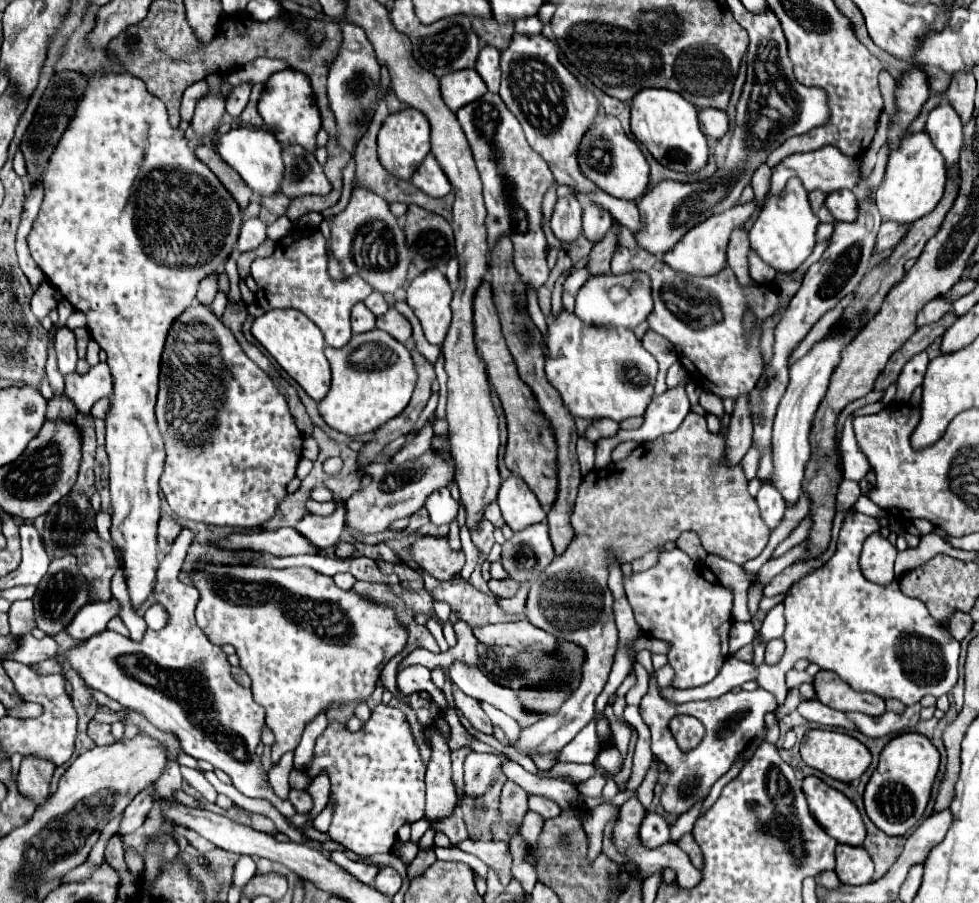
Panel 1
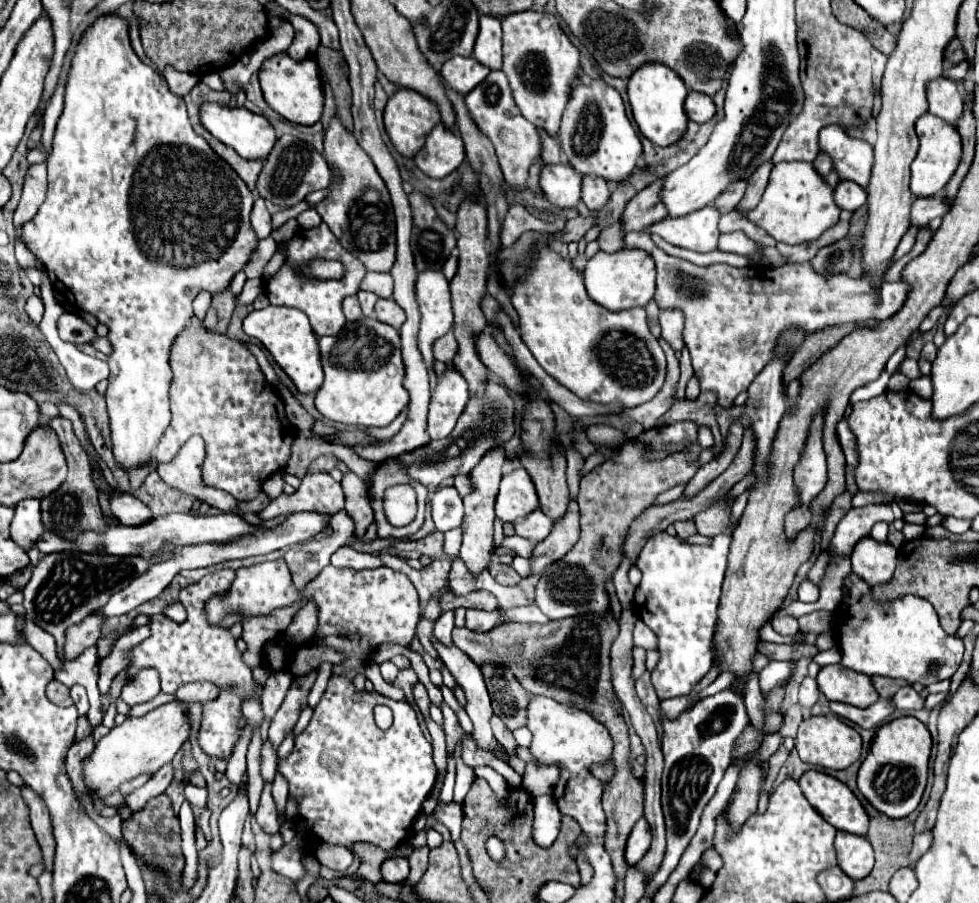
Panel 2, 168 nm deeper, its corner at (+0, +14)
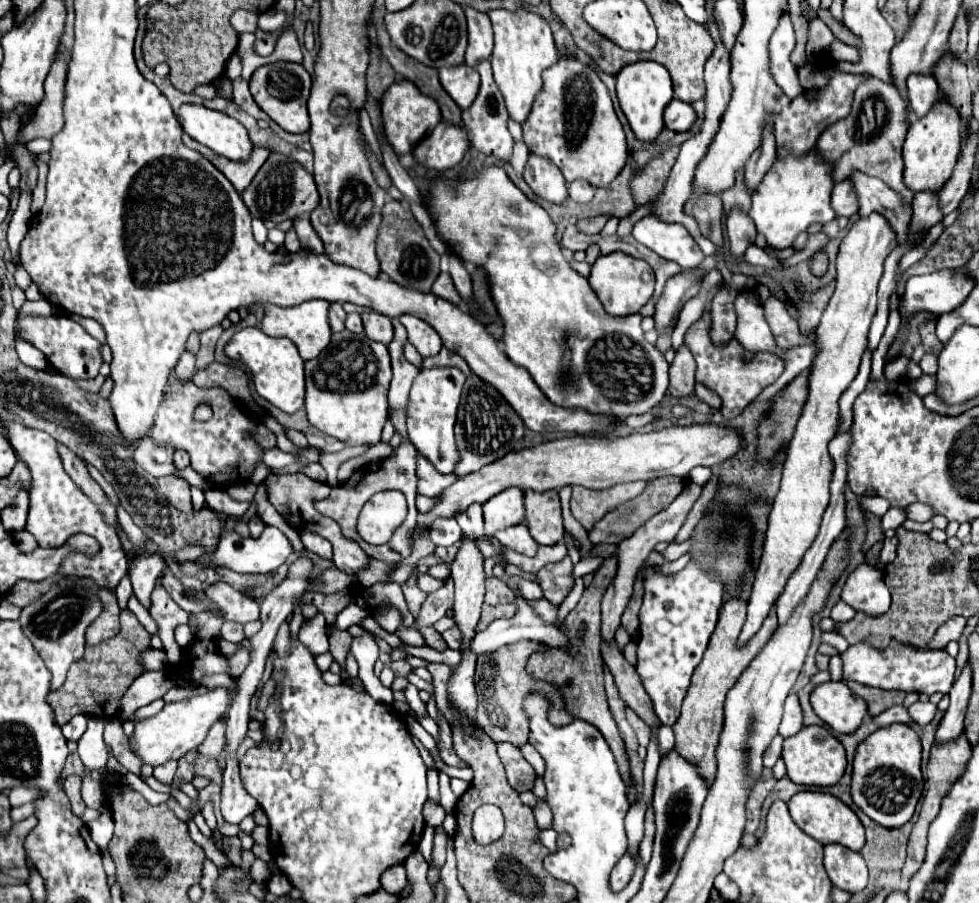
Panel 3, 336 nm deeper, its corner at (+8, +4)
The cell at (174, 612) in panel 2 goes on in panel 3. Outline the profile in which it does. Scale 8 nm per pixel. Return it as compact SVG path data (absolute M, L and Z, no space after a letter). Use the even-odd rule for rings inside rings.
M180 625L178 629L176 629L176 643L180 645L180 647L184 647L184 649L188 649L188 643L192 641L192 631L190 631L190 627L188 625Z

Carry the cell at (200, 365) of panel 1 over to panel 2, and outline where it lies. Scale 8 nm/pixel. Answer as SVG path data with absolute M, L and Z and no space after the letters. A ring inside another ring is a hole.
M194 315L190 325L174 339L170 367L172 423L154 453L156 461L170 463L192 435L200 435L206 443L204 485L222 489L238 501L258 497L266 477L284 469L290 461L294 429L286 419L280 395L266 381L256 357L244 343L206 329Z

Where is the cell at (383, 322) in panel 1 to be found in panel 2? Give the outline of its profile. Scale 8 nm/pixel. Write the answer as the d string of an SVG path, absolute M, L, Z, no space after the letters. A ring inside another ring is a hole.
M378 299L374 313L376 313L378 321L388 323L394 329L400 329L406 321L406 313L402 313L402 307L394 299Z

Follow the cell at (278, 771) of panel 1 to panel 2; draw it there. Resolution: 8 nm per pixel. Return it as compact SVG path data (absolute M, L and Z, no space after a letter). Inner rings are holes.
M310 706L304 707L298 719L298 722L293 729L294 736L297 736L300 733L302 733L304 729L308 726L313 715L313 710L314 709L311 708Z

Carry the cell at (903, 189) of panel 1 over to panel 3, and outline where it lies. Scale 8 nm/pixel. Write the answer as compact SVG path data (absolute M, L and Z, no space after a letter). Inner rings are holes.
M944 93L940 95L940 103L936 103L928 115L910 125L904 141L904 183L912 191L940 191L944 187L960 155L960 131L960 113L946 101Z

